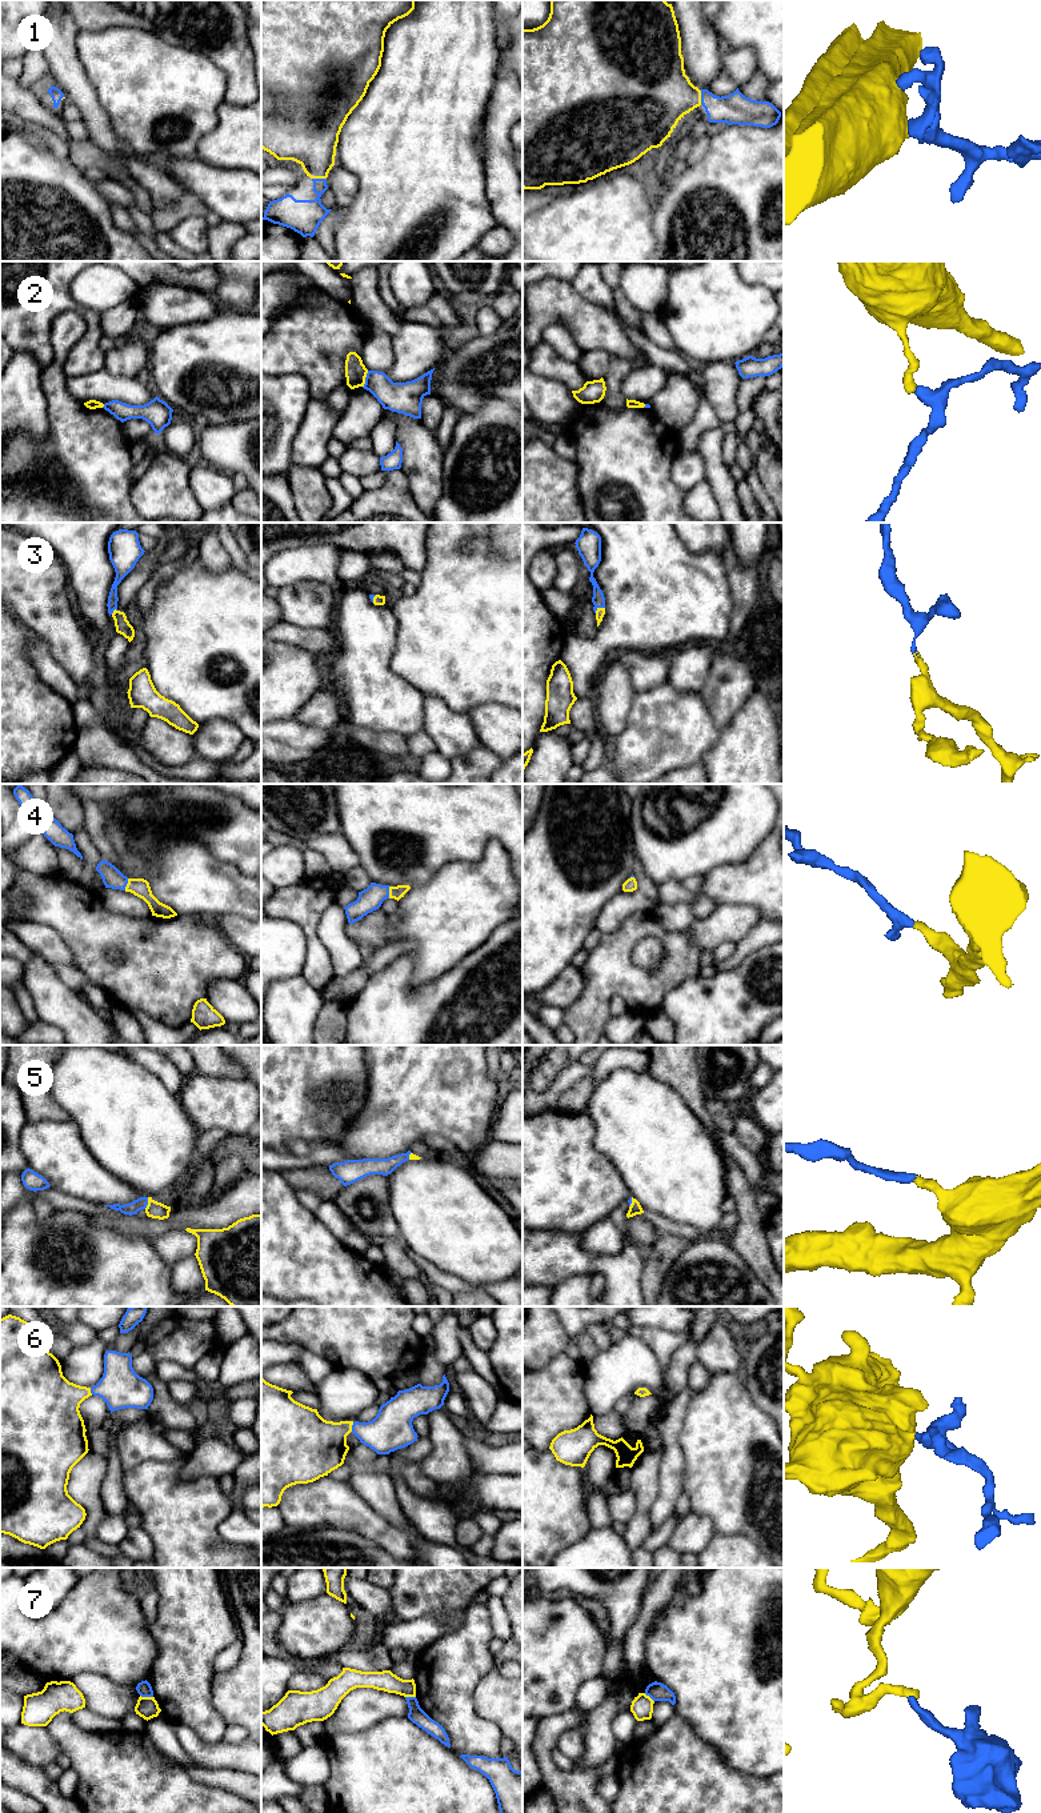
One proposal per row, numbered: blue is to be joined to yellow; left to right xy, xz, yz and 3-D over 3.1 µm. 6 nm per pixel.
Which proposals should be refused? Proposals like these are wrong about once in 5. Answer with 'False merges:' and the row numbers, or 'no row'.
False merges: 2, 7

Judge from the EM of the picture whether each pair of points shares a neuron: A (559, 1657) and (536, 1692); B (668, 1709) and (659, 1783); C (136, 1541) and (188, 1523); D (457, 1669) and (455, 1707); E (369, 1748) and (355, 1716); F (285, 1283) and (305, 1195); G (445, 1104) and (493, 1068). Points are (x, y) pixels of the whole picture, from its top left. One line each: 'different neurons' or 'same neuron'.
A: same neuron
B: different neurons
C: different neurons
D: same neuron
E: different neurons
F: different neurons
G: different neurons

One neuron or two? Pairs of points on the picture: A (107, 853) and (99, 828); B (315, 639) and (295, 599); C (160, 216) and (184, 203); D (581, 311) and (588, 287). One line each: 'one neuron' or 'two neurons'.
A: one neuron
B: two neurons
C: one neuron
D: two neurons

